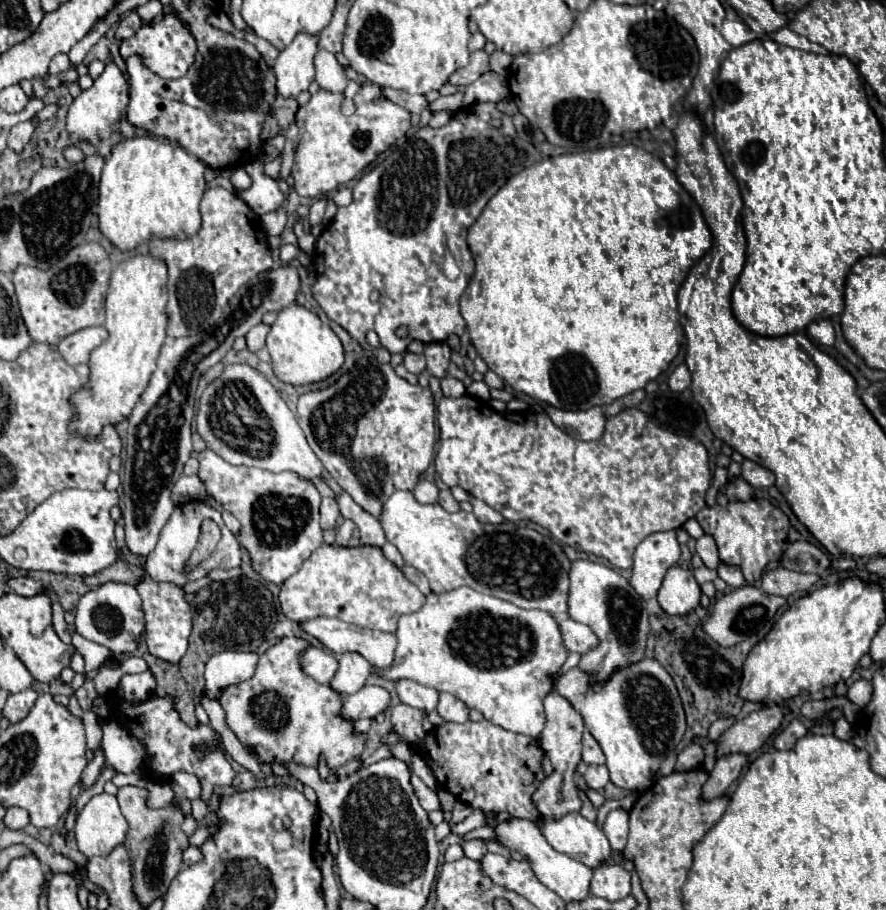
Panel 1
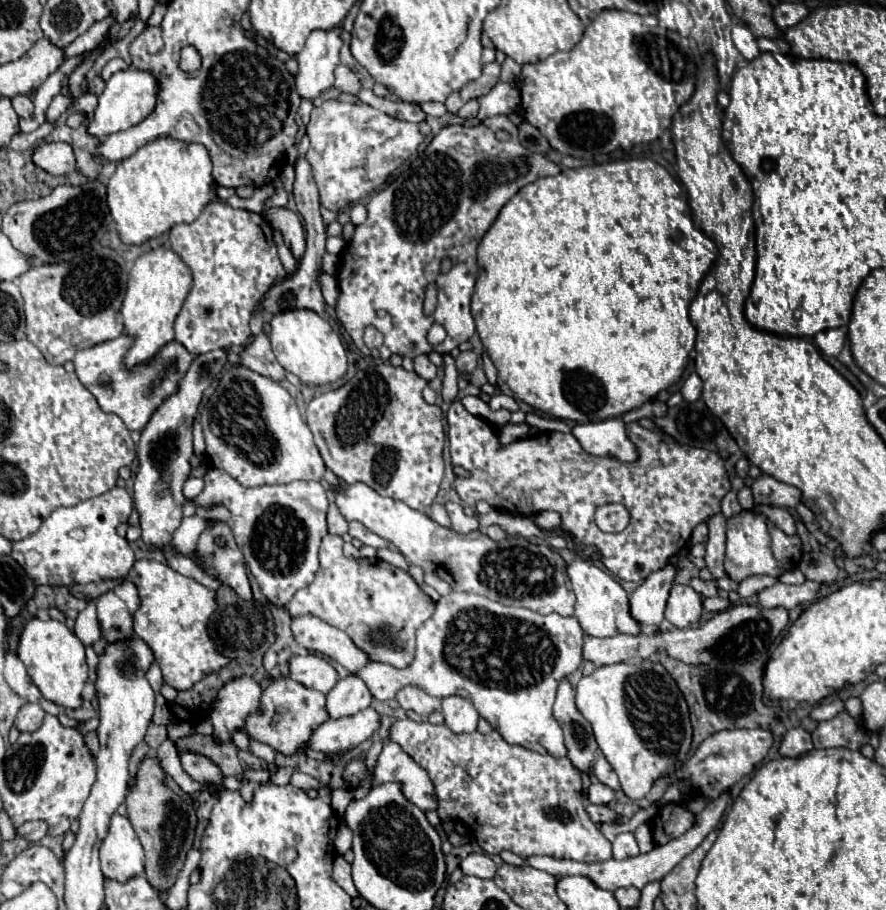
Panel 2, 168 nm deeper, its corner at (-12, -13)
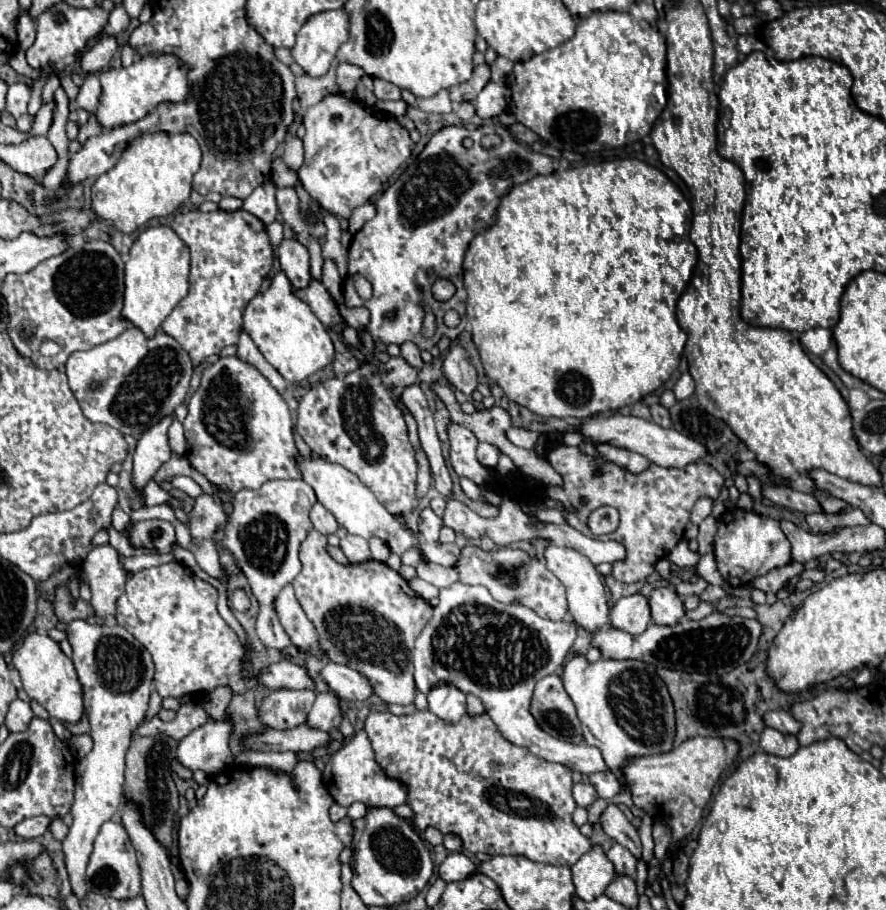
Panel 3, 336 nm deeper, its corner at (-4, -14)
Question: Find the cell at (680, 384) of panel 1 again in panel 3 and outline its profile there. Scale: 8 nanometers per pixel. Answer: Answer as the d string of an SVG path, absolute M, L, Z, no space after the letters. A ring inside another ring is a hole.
M687 372L677 380L677 384L675 384L675 388L673 388L677 400L689 398L689 396L693 394L693 390L695 390L695 382L693 382L693 378L691 378Z

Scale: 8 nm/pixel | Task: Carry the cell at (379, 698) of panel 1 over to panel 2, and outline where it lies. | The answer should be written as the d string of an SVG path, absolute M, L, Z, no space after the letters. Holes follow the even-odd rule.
M369 707L351 717L321 723L307 741L307 747L323 753L345 751L355 745L361 745L365 739L373 735L377 727L379 727L379 713Z

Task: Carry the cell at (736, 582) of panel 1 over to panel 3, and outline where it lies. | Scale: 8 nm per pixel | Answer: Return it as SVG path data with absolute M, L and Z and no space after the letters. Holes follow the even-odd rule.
M789 562L787 566L775 568L775 570L763 574L763 576L759 576L759 578L753 578L751 586L753 586L753 588L759 588L759 590L763 590L763 592L779 592L779 590L783 588L783 584L785 584L789 578L801 574L801 570L803 570L803 564L799 564L799 562Z

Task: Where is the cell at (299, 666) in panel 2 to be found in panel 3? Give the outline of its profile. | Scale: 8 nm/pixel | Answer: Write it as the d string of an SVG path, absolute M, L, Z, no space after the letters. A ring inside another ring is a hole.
M179 562L155 566L133 574L127 580L125 594L117 600L117 624L131 632L153 656L155 664L155 688L161 698L173 696L181 698L185 694L195 692L209 692L217 686L231 686L235 692L245 692L255 684L265 684L271 690L277 688L291 688L291 690L315 690L315 682L309 676L305 666L299 666L287 658L277 664L267 666L257 678L241 678L241 658L243 646L237 634L227 626L227 622L217 612L217 590L209 582L197 578L187 566Z

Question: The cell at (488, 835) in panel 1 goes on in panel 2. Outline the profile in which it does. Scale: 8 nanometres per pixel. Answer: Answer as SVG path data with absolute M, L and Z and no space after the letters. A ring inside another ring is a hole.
M727 791L707 803L707 807L701 811L701 815L697 815L695 819L695 825L683 833L681 837L677 839L671 839L669 843L665 845L659 845L655 847L651 853L645 853L645 855L637 855L637 857L629 857L629 859L623 859L623 861L617 861L617 859L607 859L607 861L593 861L593 863L577 863L577 861L565 861L565 859L553 859L553 857L529 857L529 865L539 869L539 871L545 871L545 873L551 873L555 877L567 877L567 875L583 875L587 879L591 879L599 889L607 889L607 891L615 891L619 887L637 887L637 889L643 889L647 883L651 881L659 881L663 879L683 857L687 857L695 847L699 847L699 843L715 829L715 825L719 823L719 819L723 817L723 811L727 807L727 801L729 801L729 795Z

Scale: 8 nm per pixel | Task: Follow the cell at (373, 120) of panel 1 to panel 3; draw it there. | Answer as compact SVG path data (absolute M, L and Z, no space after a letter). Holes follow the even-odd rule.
M329 94L315 106L307 108L303 124L307 134L303 138L305 162L297 172L299 182L309 192L309 196L319 202L323 210L343 218L349 218L353 208L369 202L369 198L381 190L381 184L387 182L387 178L409 158L413 150L413 140L409 138L409 132L403 126L357 100L345 98L343 94Z

